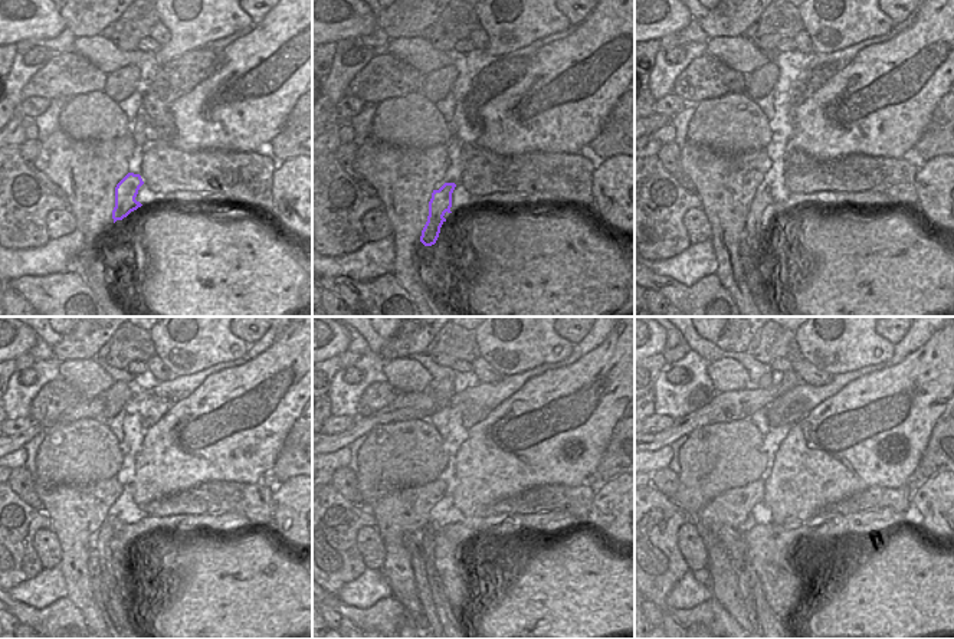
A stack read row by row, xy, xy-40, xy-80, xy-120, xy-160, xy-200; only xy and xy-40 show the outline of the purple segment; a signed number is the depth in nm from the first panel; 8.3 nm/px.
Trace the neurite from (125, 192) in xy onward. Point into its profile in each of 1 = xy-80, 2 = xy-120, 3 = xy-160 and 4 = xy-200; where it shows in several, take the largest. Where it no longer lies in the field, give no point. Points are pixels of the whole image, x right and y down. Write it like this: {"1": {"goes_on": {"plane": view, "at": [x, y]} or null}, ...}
{"1": {"goes_on": {"plane": "xy-80", "at": [750, 243]}}, "2": {"goes_on": {"plane": "xy-120", "at": [102, 540]}}, "3": {"goes_on": {"plane": "xy-160", "at": [442, 606]}}, "4": {"goes_on": {"plane": "xy-200", "at": [763, 609]}}}

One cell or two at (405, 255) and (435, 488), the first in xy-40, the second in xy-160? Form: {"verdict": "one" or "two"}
{"verdict": "one"}

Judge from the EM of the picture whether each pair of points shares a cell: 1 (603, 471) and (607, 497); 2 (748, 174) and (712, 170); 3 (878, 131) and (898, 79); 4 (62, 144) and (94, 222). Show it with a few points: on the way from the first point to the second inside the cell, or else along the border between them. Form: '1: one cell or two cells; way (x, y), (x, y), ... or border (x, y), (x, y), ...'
1: two cells; border (619, 475), (600, 484)
2: one cell; way (740, 174), (721, 174)
3: one cell; way (878, 118), (879, 104), (888, 92)
4: one cell; way (72, 163), (88, 179), (91, 203)

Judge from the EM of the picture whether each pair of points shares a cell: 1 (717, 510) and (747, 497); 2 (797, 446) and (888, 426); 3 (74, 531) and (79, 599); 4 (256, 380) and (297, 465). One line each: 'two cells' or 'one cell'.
1: one cell
2: one cell
3: one cell
4: two cells

